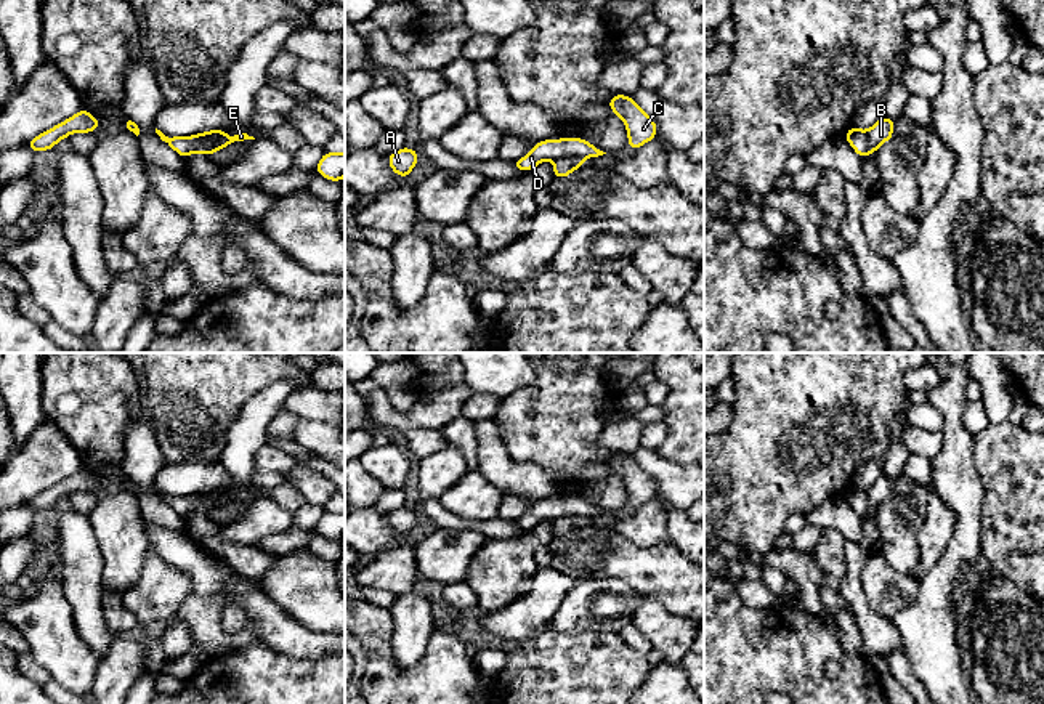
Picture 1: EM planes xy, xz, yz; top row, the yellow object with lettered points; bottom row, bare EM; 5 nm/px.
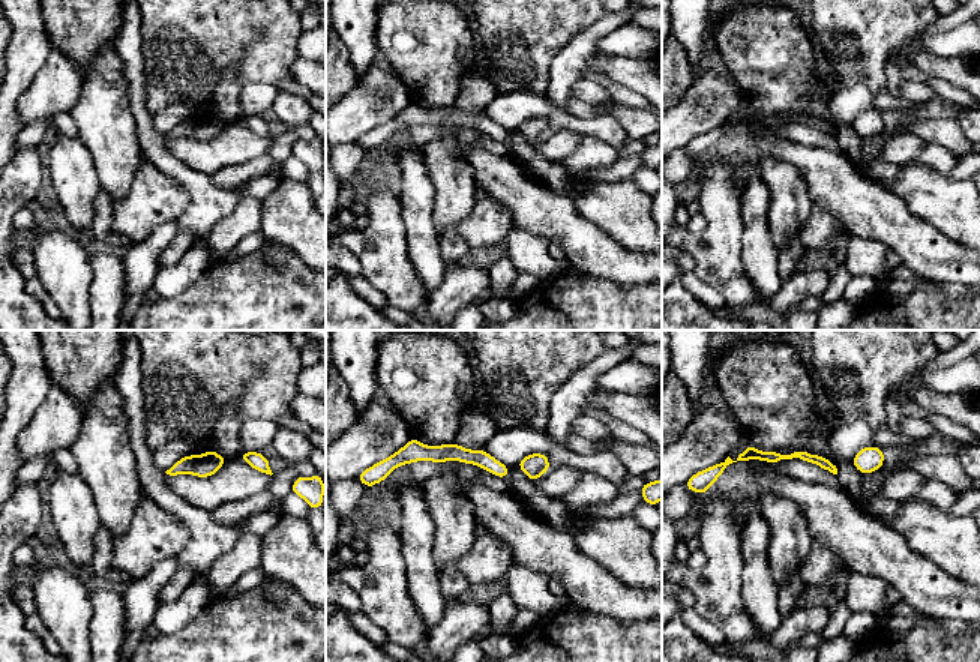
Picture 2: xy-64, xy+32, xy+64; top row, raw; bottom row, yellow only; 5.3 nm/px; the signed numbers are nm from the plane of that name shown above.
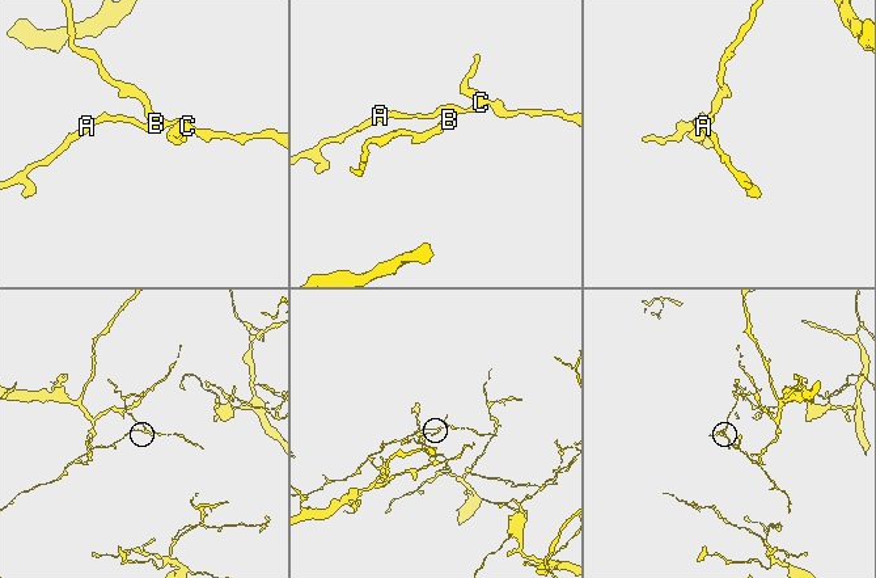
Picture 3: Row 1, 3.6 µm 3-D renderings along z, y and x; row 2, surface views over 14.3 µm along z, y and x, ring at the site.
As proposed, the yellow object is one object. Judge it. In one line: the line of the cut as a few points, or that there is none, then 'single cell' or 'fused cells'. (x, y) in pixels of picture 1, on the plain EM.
xy (218, 489), (218, 494), (210, 502), (198, 493) | fused cells

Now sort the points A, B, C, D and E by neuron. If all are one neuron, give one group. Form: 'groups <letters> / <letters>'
groups A C D E / B

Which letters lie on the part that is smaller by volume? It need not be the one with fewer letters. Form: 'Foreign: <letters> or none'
Foreign: A, C, D, E

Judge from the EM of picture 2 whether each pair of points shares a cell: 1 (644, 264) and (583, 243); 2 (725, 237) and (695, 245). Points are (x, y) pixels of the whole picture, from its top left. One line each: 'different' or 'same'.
1: same
2: same

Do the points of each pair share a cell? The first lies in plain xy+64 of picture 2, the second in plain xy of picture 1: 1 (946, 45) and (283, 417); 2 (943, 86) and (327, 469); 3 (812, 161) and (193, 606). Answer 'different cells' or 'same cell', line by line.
1: different cells
2: same cell
3: different cells

